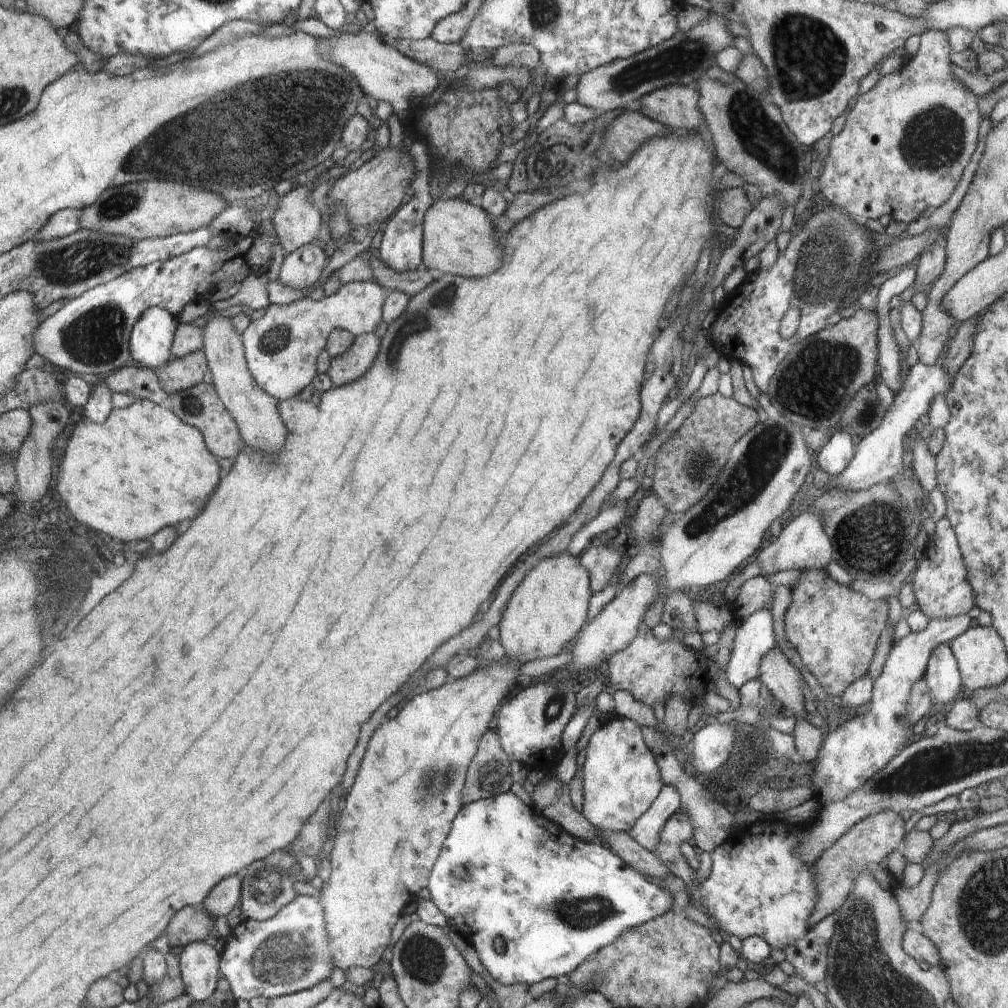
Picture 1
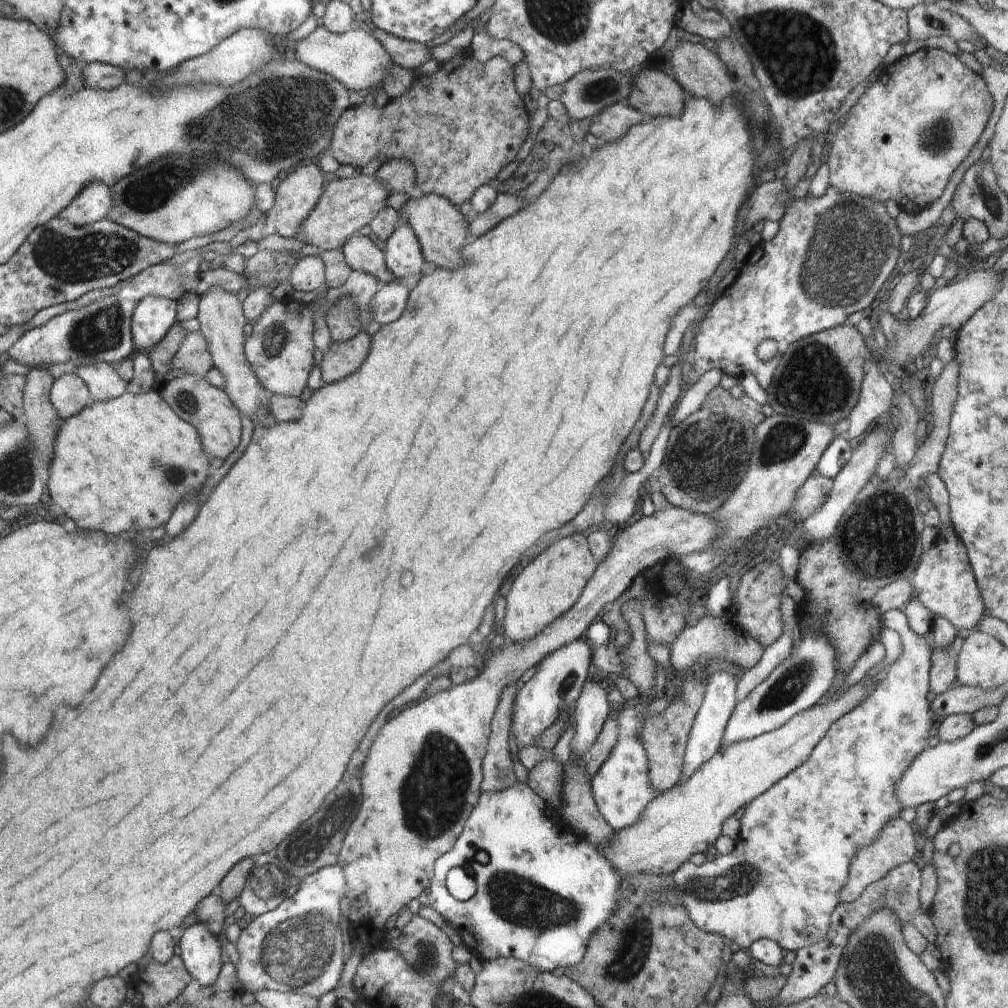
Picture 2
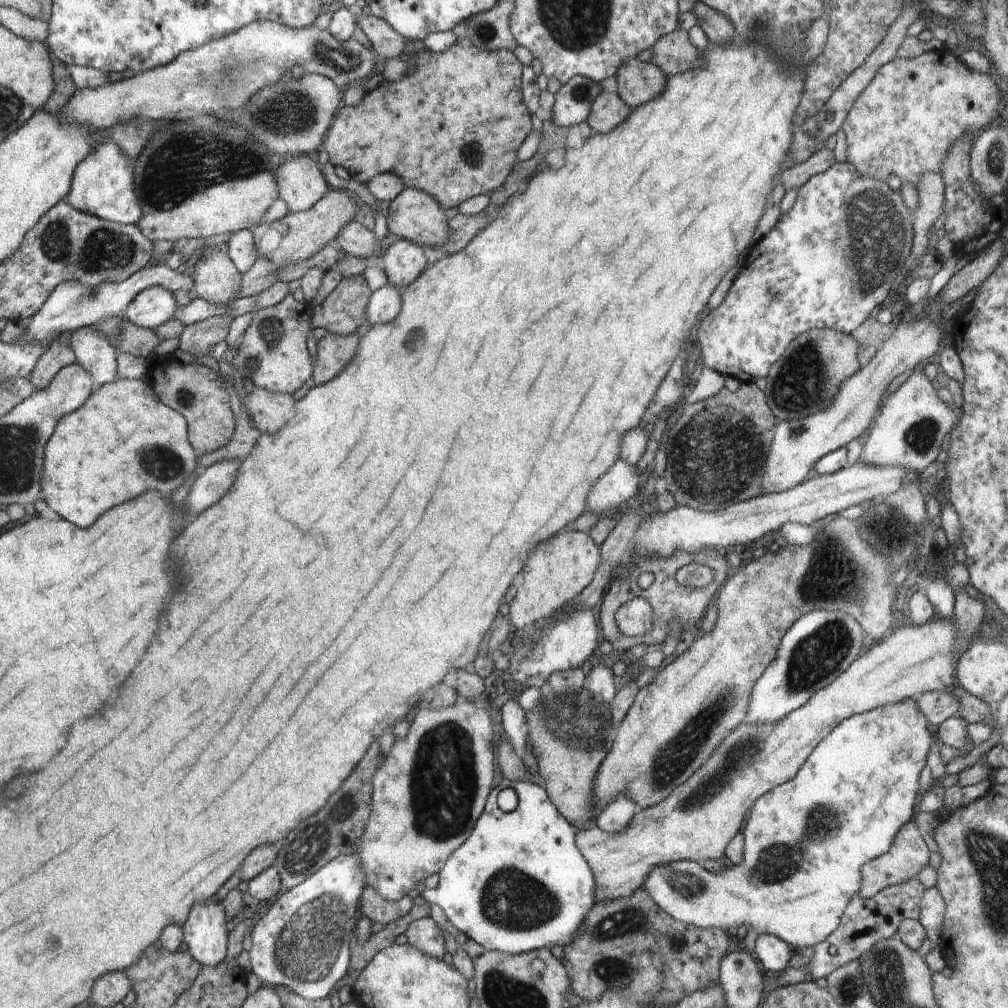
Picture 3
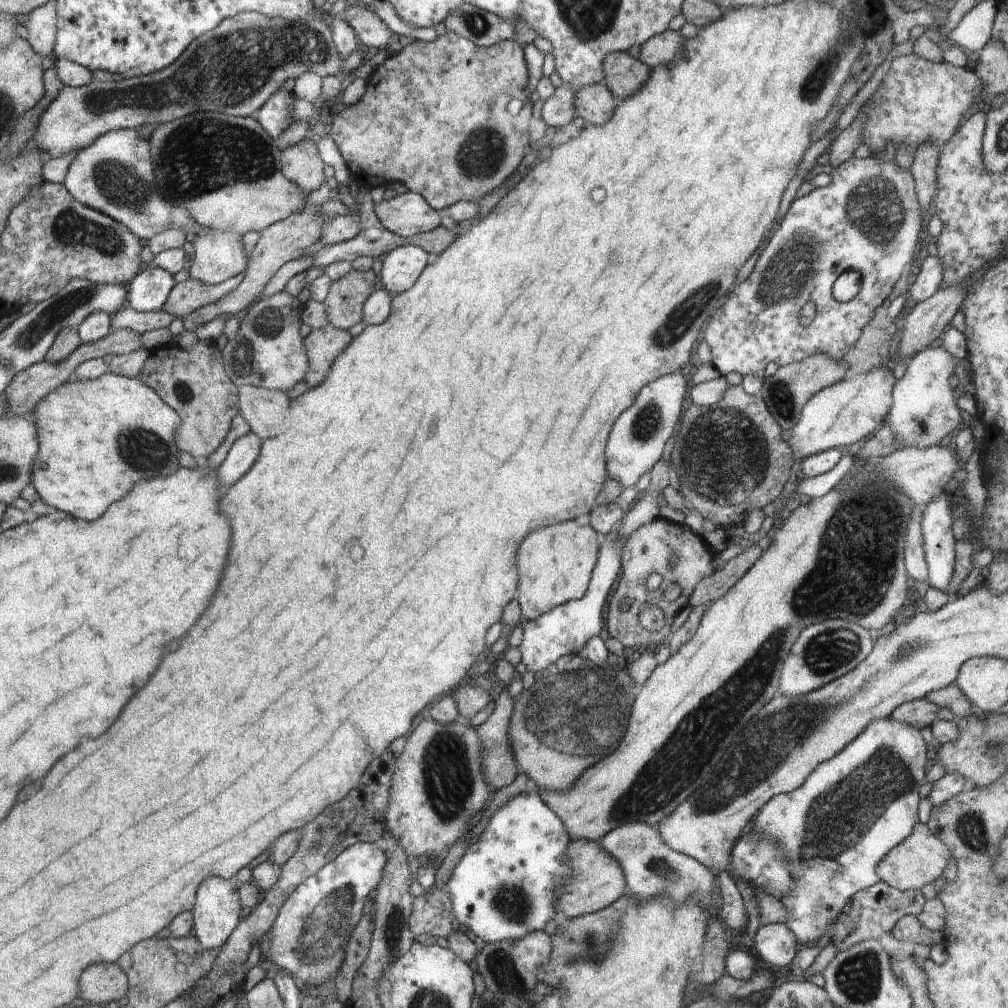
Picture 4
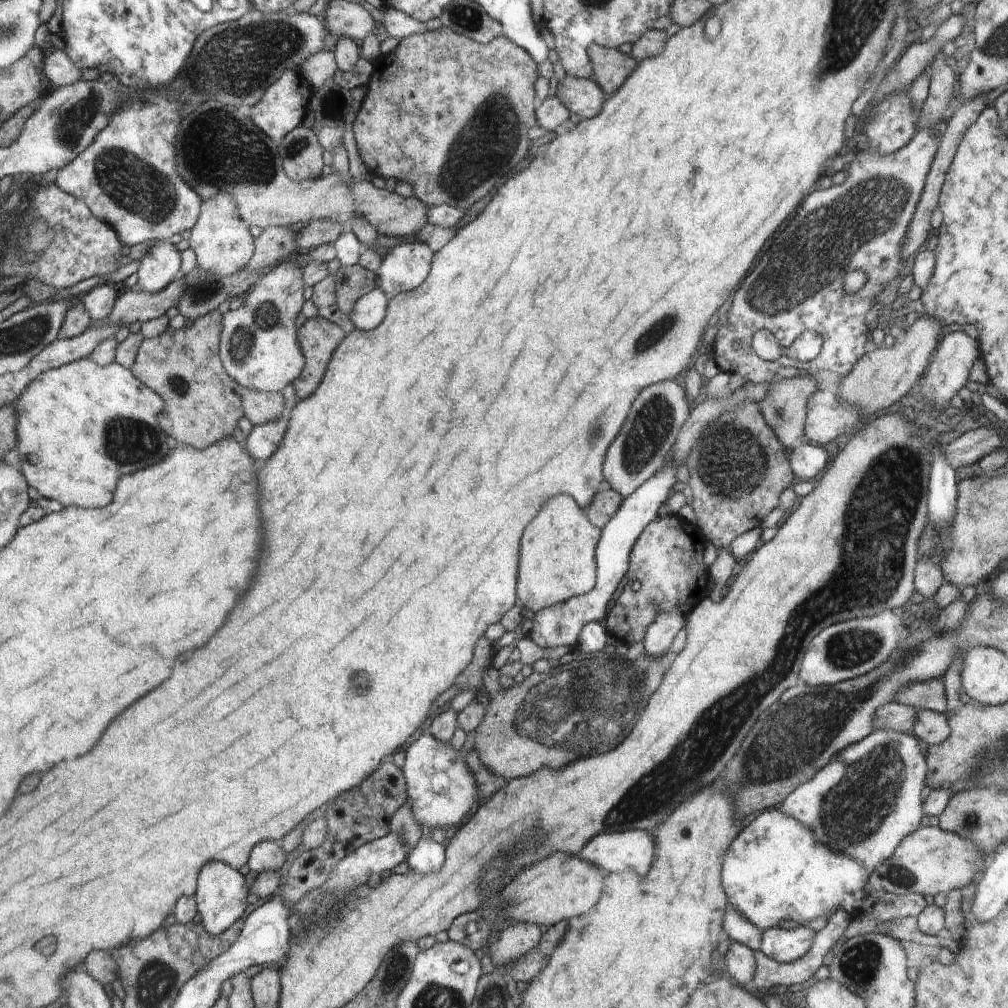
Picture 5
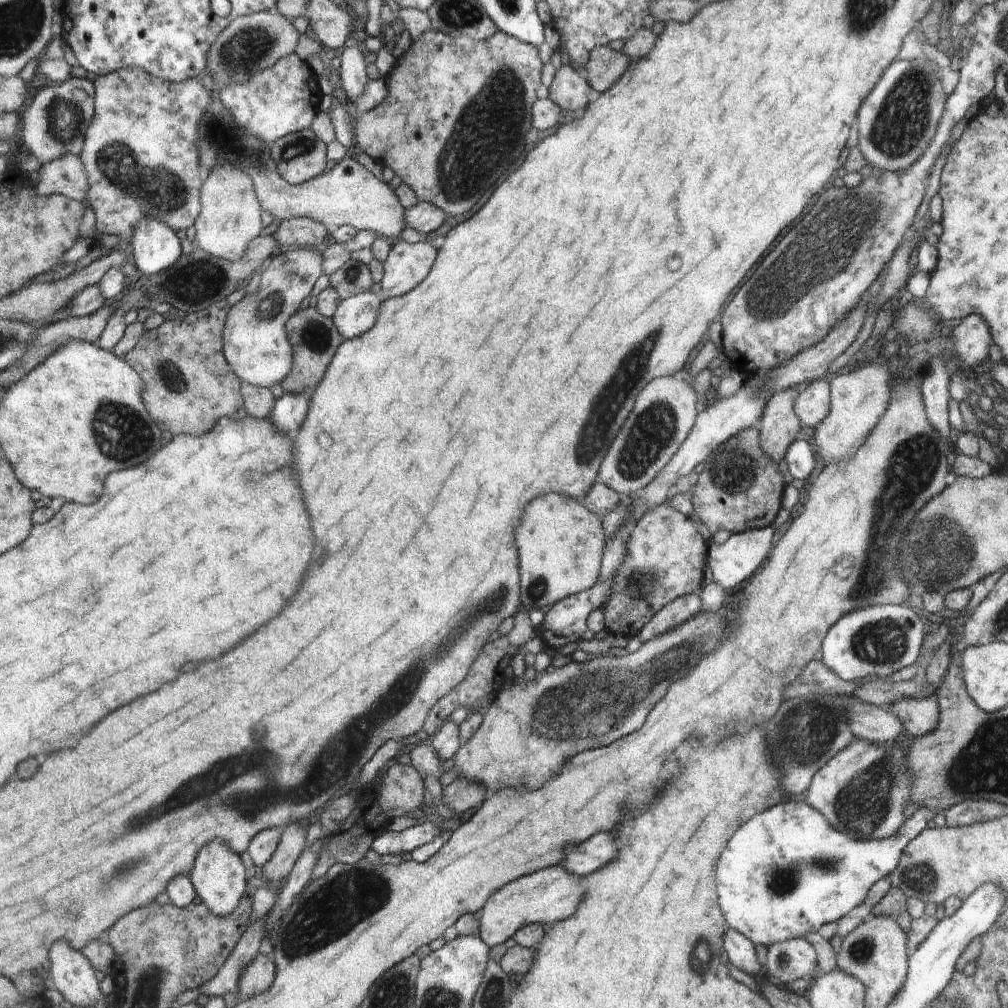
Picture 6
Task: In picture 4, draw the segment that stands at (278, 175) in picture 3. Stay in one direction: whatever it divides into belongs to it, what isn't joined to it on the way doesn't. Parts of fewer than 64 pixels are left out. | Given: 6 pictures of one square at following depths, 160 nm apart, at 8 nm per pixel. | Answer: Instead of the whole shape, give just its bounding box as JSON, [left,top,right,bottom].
[281,138,324,194]

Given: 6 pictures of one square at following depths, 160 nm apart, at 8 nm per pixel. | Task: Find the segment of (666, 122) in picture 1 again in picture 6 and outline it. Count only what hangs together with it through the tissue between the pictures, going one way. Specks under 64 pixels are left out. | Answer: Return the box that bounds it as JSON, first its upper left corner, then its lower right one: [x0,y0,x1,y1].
[584,45,630,93]

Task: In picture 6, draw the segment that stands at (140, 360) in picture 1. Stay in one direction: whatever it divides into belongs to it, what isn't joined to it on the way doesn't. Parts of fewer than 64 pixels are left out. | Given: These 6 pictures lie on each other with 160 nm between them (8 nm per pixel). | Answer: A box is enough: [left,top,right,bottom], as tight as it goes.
[129,217,180,280]

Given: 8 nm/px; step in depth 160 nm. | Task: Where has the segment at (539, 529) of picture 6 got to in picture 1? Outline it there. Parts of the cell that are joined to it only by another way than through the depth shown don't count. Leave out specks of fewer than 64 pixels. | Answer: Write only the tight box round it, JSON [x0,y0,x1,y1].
[499,551,591,663]

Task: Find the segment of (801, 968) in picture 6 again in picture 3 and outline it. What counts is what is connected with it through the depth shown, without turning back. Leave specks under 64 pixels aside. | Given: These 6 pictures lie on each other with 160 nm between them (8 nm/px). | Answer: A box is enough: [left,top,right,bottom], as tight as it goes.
[755,934,790,972]

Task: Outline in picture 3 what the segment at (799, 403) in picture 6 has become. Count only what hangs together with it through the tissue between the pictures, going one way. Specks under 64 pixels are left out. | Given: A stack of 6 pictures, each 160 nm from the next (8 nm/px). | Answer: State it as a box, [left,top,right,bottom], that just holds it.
[763,315,938,494]

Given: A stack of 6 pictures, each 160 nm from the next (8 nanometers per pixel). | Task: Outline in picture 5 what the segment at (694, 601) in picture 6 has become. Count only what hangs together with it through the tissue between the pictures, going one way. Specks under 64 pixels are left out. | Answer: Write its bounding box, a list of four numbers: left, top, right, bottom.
[643,608,688,657]

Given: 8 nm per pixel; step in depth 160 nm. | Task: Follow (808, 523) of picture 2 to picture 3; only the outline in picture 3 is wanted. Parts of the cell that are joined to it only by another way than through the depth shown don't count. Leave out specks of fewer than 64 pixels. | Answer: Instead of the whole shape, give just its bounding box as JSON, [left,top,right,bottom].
[858,368,960,474]

